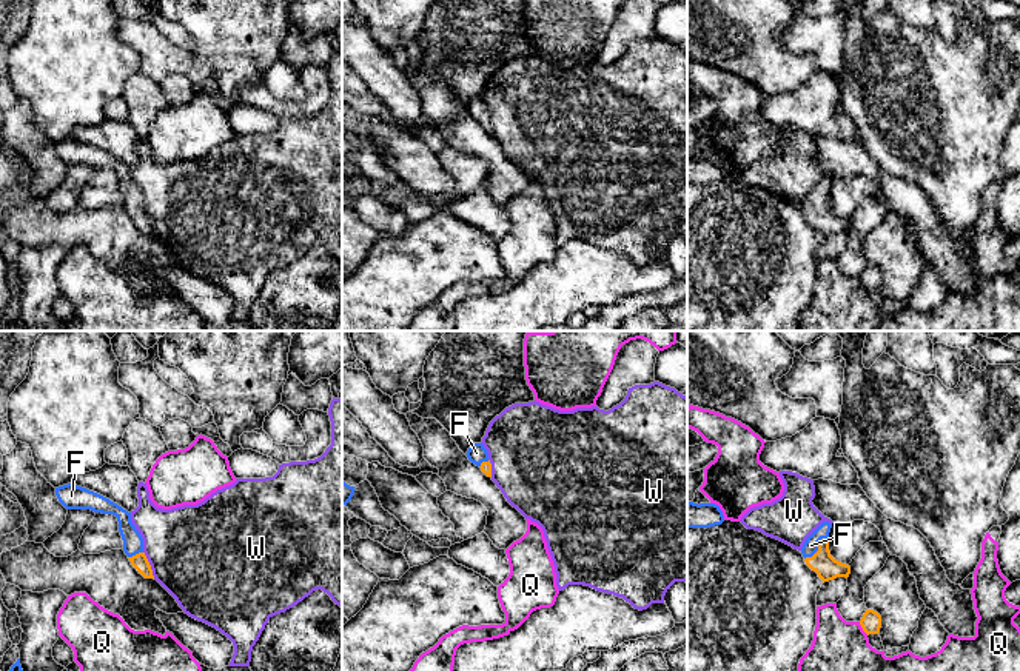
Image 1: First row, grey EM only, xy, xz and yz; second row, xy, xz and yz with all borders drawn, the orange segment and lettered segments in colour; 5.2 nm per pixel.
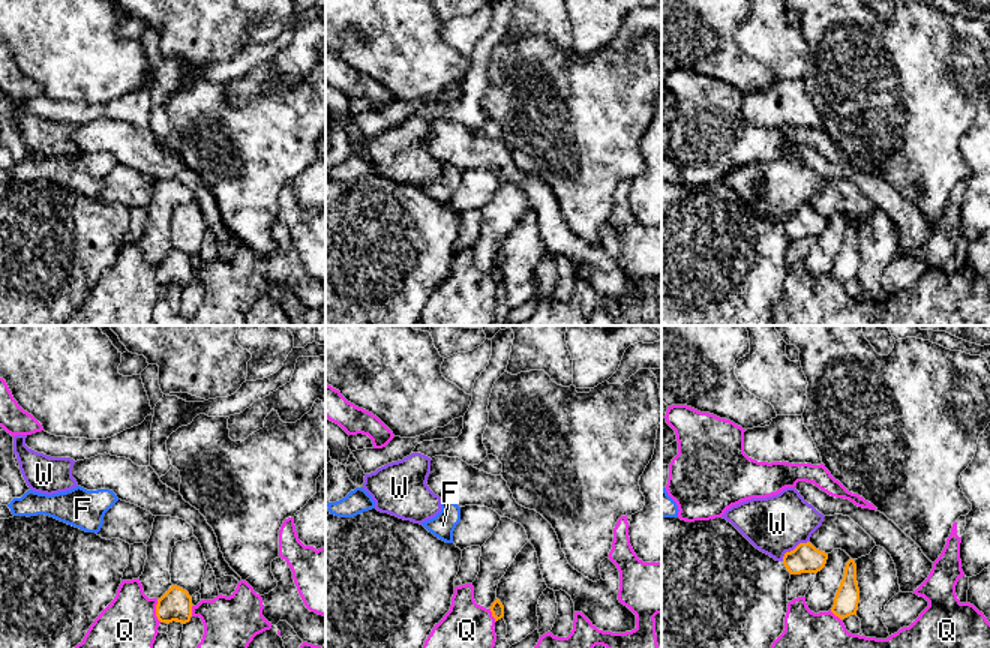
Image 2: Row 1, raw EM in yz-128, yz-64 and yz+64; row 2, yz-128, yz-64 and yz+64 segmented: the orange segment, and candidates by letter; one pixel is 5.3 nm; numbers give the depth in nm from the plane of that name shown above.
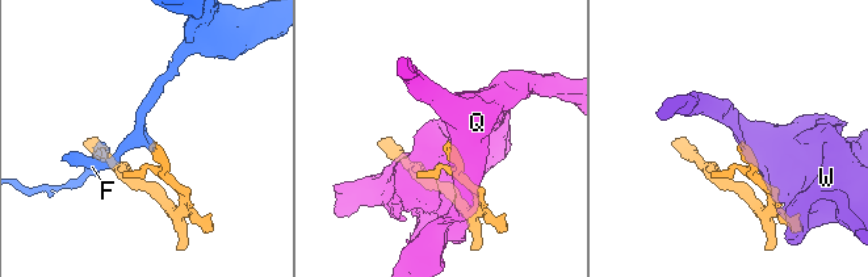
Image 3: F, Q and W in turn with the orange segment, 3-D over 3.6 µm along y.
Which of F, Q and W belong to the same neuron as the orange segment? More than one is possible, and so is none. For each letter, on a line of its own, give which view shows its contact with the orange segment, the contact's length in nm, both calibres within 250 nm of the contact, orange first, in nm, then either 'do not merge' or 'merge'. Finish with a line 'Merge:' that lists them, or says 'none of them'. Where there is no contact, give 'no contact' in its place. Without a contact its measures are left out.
F: yz | 180 nm | 120/80 nm | merge
Q: yz | 90 nm | 110/400 nm | do not merge
W: xy | 160 nm | 80/500 nm | do not merge
Merge: F

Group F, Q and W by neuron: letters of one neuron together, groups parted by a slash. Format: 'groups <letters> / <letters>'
groups F / Q / W

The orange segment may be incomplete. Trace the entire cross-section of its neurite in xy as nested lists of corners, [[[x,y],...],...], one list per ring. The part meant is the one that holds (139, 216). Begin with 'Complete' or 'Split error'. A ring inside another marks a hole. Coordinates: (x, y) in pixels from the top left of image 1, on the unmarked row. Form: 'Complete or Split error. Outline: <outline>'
Split error. Outline: [[[74,139],[55,143],[55,151],[66,165],[91,165],[94,168],[116,171],[123,195],[123,206],[131,220],[145,234],[154,234],[151,220],[143,208],[143,194],[131,177],[131,168],[109,154]]]

